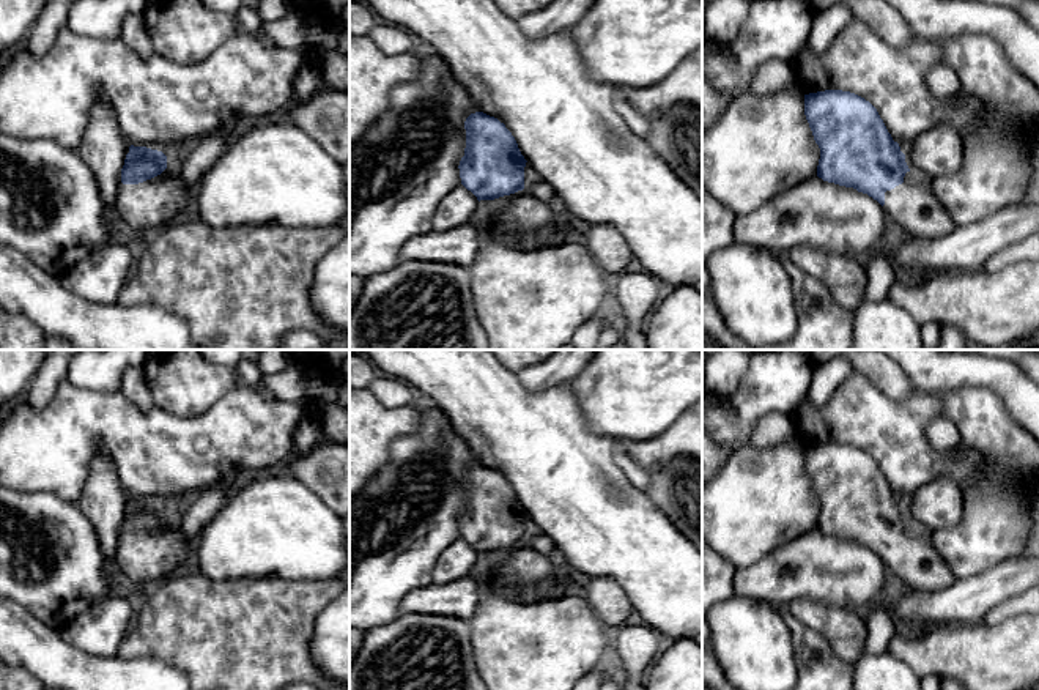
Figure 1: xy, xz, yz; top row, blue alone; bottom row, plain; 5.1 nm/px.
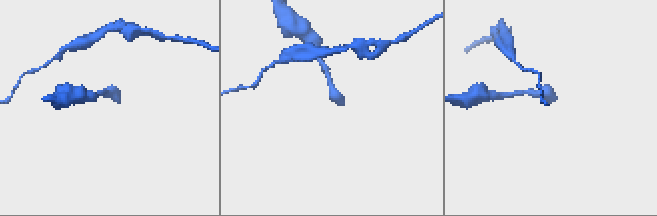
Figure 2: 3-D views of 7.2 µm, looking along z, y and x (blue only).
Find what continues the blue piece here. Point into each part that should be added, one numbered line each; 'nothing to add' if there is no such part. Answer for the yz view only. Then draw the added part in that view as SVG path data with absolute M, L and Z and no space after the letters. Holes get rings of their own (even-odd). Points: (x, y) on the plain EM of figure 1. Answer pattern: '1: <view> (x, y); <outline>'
1: yz (913, 558); M907 525L904 536L885 545L885 566L908 591L941 591L957 577L937 551L932 531Z

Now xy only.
1: xy (156, 555); M176 517L139 537L118 537L115 561L118 572L134 583L164 581L195 551L195 542L181 534Z

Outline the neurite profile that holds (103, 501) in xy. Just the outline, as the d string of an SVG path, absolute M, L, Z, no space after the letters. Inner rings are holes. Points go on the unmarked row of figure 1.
M98 446L77 506L96 529L105 559L104 570L112 578L120 575L115 553L129 499L129 495L121 487L113 462Z

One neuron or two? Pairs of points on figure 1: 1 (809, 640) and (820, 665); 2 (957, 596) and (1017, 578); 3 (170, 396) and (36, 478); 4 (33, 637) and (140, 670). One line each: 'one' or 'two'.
1: one
2: one
3: two
4: one

